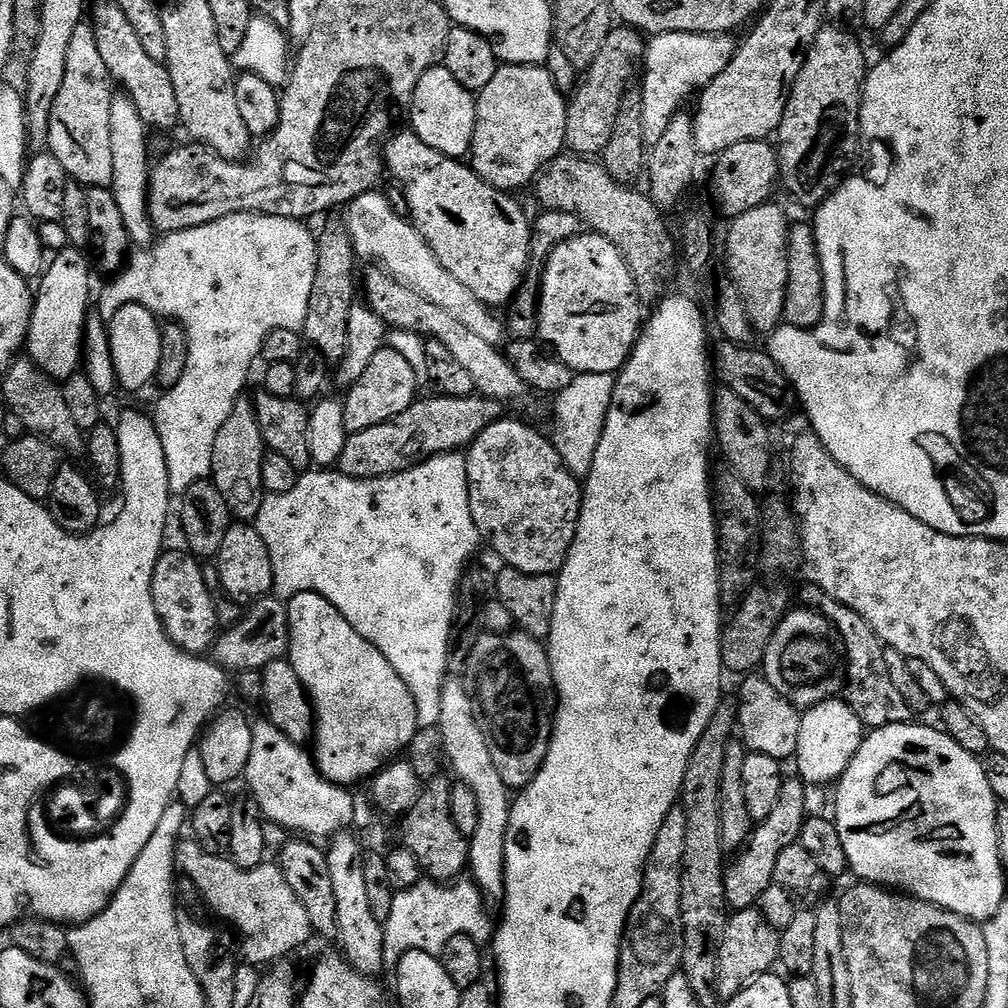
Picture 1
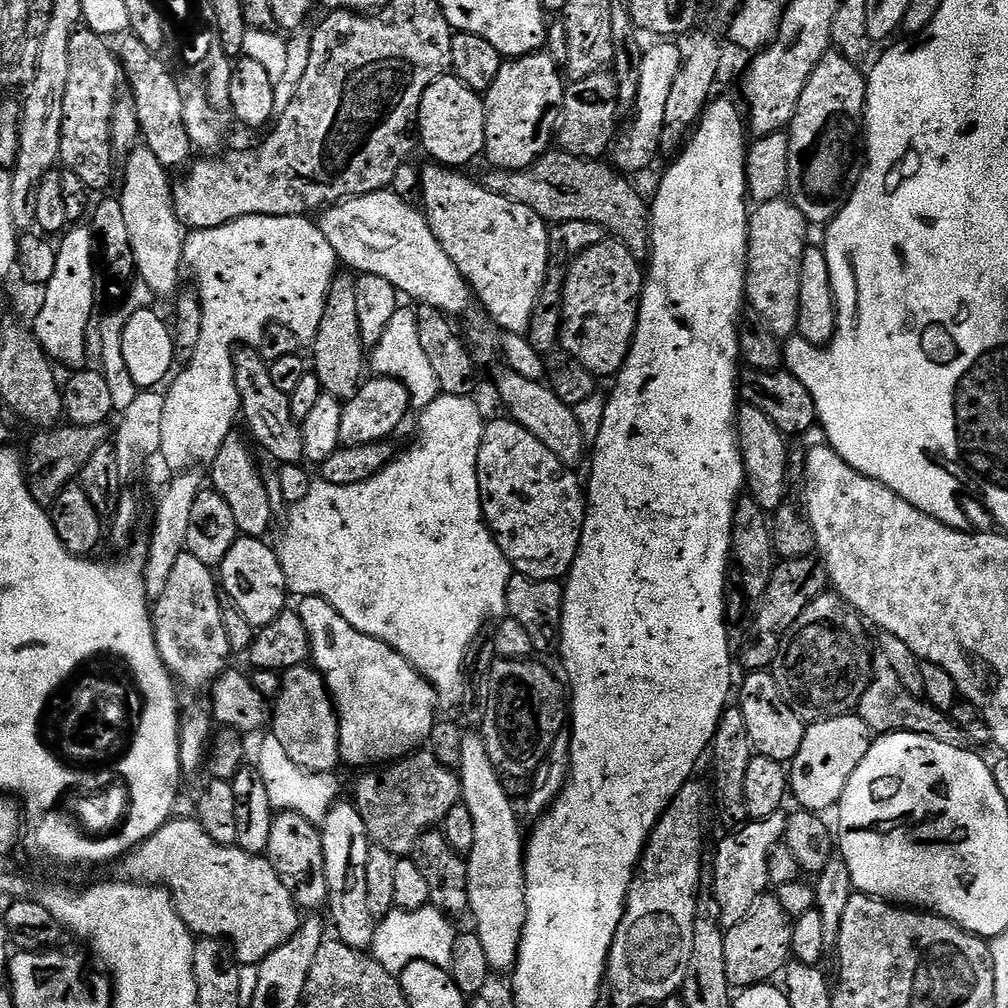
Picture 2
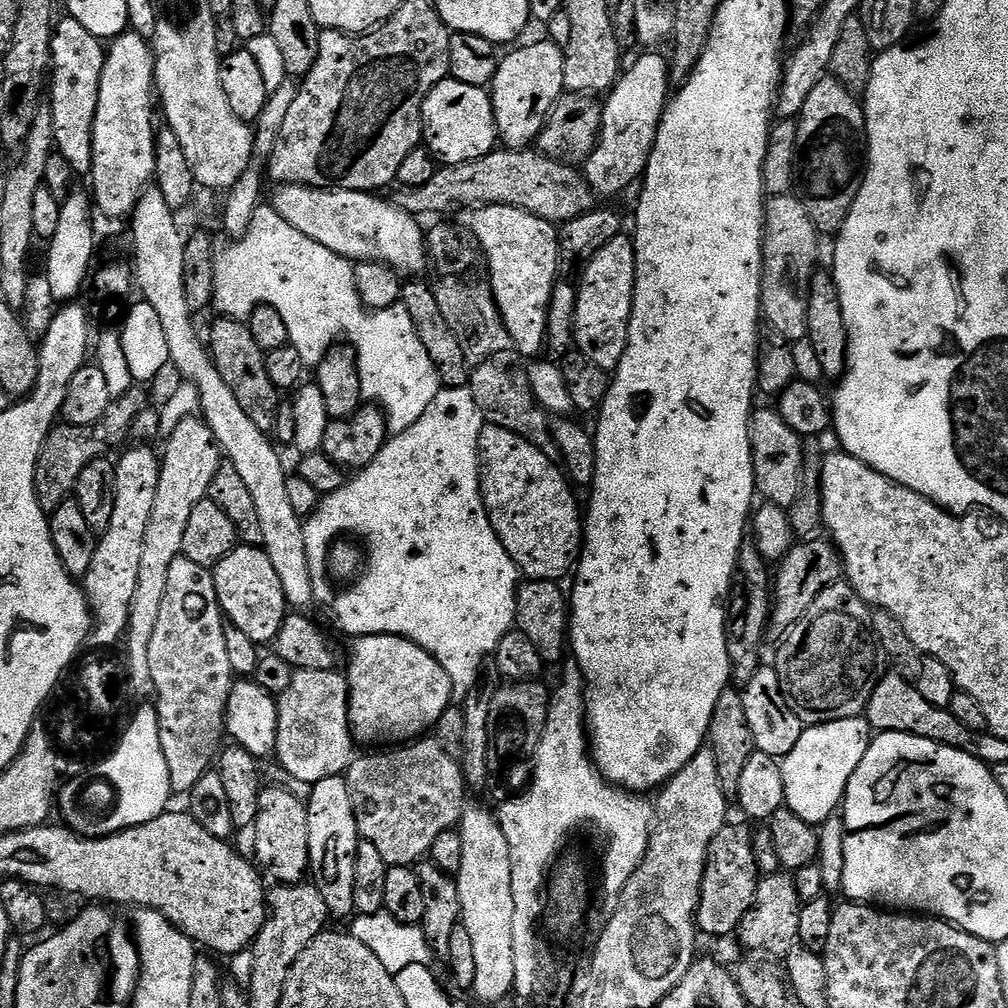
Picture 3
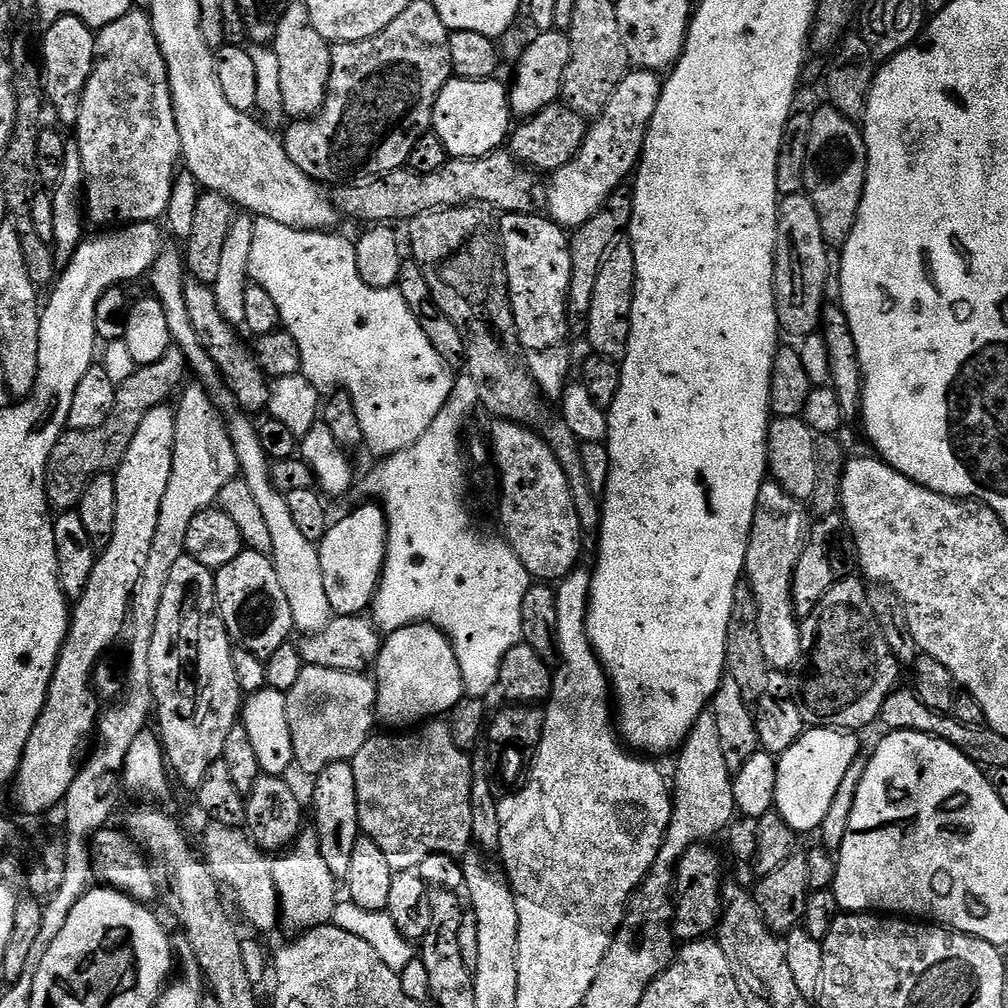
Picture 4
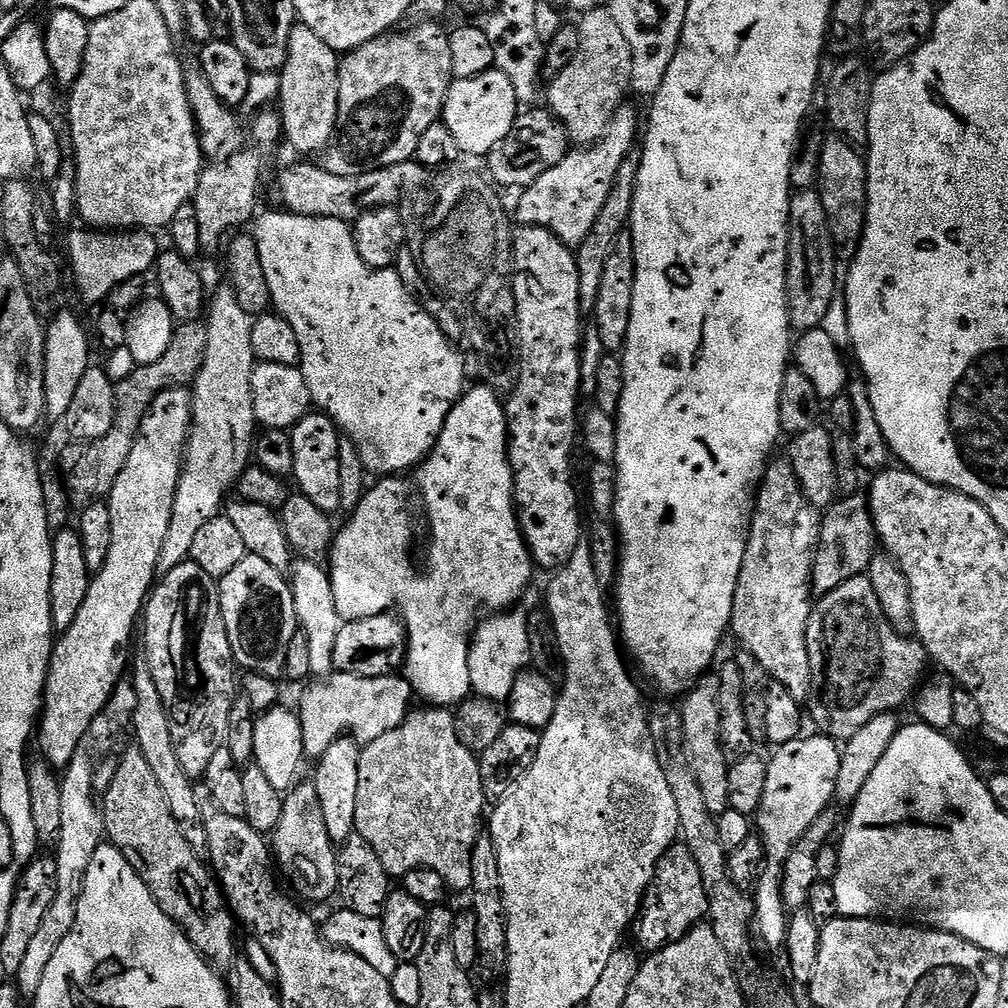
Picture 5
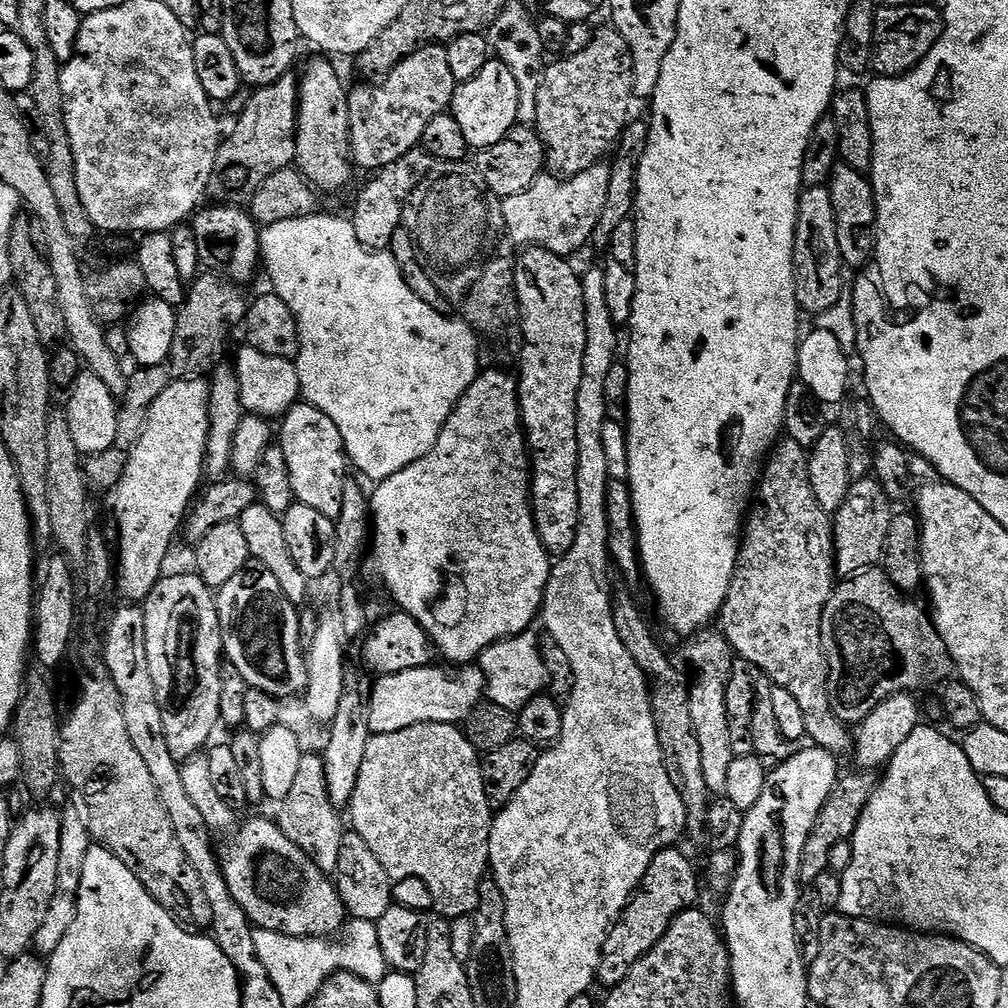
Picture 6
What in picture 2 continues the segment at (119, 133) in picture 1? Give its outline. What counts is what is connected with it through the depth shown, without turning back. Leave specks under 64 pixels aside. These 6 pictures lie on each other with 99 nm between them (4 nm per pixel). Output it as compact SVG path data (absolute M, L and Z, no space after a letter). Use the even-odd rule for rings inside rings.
M136 146L127 153L124 164L124 181L120 184L118 199L122 202L122 214L126 217L126 230L130 233L130 246L134 250L136 276L157 297L173 295L172 283L182 272L185 229L176 217L172 205L173 181L168 180L169 169L154 158L150 149Z

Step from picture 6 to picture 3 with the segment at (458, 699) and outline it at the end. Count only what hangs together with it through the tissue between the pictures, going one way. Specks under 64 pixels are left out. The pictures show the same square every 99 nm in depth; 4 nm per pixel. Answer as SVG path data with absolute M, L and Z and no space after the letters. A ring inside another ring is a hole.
M305 668L293 671L292 681L284 693L278 696L276 709L278 710L278 734L276 735L276 751L275 759L280 759L280 764L289 772L292 780L297 780L306 785L317 784L322 782L322 778L334 778L335 776L344 776L348 768L352 765L354 759L354 751L352 752L352 744L354 745L354 737L352 728L348 725L348 677L336 670L306 670Z

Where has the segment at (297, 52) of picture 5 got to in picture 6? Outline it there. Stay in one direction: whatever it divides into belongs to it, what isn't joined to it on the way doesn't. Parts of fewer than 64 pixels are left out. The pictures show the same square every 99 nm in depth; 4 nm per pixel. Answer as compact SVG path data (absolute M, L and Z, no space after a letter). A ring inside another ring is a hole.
M331 59L312 60L300 80L300 101L296 119L295 167L317 193L340 192L352 180L349 89L344 88Z

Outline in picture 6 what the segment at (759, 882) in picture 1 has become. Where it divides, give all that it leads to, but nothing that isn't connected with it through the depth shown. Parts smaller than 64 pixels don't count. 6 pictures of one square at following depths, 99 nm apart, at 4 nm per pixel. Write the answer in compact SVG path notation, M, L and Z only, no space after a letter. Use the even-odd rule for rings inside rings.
M673 846L663 848L658 854L654 854L654 862L650 862L650 870L642 878L639 888L632 894L632 900L624 907L624 915L612 925L608 932L608 937L604 943L604 949L600 955L600 965L596 968L596 975L599 983L605 984L605 989L611 990L616 985L621 984L626 978L626 974L643 958L662 942L662 934L671 926L672 920L678 914L682 914L686 909L693 907L697 903L696 899L702 892L702 880L698 875L698 868L688 861L688 856L684 852L679 852L679 847Z

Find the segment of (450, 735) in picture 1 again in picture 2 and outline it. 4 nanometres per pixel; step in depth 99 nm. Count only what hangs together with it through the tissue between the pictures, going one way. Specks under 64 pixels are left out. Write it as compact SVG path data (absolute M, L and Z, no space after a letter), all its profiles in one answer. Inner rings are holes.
M470 734L463 737L462 750L461 750L461 762L458 767L458 775L460 777L460 794L462 797L462 803L470 810L470 818L474 818L474 846L466 854L468 862L468 912L470 917L476 925L474 925L474 931L476 935L482 938L482 946L486 949L486 962L490 962L490 966L497 973L507 973L509 969L515 965L516 955L520 949L520 934L524 929L524 850L526 847L525 837L520 837L520 820L516 817L516 808L512 805L512 800L508 797L508 792L505 781L502 779L499 772L497 772L494 762L490 762L490 754L486 750L484 745L483 735L476 734L476 736L470 736Z

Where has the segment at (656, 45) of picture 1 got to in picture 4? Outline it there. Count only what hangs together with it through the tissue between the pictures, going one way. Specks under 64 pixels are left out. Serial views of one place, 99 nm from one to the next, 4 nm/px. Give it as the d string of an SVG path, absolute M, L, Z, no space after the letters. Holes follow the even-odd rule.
M629 70L624 75L618 90L614 90L610 102L606 102L606 110L591 121L576 157L547 177L548 193L545 196L543 193L542 204L544 200L549 220L565 230L581 228L627 181L624 179L635 173L644 153L648 123L654 118L661 87L661 77L655 71Z

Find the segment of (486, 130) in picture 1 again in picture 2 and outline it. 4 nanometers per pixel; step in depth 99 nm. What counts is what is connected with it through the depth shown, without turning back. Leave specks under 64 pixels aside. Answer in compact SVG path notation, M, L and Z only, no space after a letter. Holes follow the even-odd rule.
M541 50L531 52L529 56L505 59L504 65L498 70L498 78L494 78L494 86L490 86L490 90L482 96L486 114L486 142L483 155L488 156L493 169L517 172L522 168L529 168L535 160L549 151L551 144L548 143L551 140L553 143L554 133L562 115L565 87L565 77L547 51Z

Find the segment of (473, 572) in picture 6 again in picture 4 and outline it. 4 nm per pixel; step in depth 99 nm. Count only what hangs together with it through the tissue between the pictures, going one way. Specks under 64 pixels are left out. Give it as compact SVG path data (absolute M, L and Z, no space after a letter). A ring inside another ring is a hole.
M364 502L361 508L333 523L318 541L319 562L326 598L335 615L357 616L365 613L372 603L384 570L388 549L388 521L379 503ZM411 624L399 632L387 633L380 645L375 672L375 715L393 724L396 730L443 717L451 713L455 705L466 696L462 670L452 649L452 641L433 624Z

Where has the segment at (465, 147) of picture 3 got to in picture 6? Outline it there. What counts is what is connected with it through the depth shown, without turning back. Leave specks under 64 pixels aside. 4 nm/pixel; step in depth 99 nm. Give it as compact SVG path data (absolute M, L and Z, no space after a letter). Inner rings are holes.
M493 58L488 61L486 66L482 66L482 74L457 83L456 93L452 96L452 107L450 111L453 118L458 122L458 126L462 126L462 134L466 134L466 142L468 143L469 149L479 150L489 148L498 142L502 142L502 138L506 138L506 134L517 127L518 85L509 67L504 65L500 59Z

